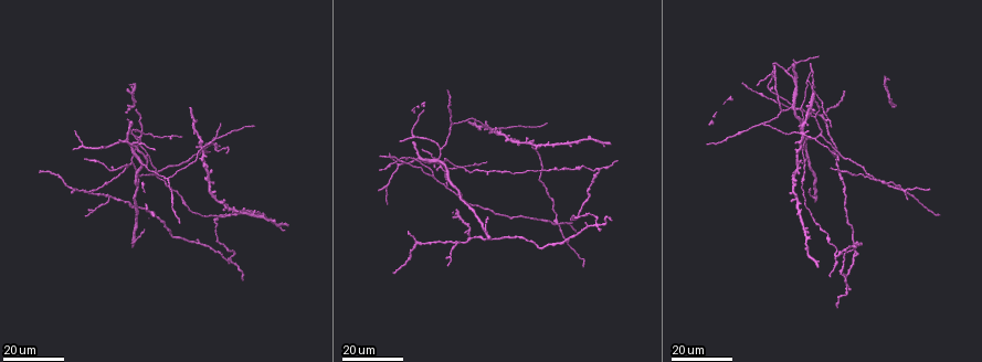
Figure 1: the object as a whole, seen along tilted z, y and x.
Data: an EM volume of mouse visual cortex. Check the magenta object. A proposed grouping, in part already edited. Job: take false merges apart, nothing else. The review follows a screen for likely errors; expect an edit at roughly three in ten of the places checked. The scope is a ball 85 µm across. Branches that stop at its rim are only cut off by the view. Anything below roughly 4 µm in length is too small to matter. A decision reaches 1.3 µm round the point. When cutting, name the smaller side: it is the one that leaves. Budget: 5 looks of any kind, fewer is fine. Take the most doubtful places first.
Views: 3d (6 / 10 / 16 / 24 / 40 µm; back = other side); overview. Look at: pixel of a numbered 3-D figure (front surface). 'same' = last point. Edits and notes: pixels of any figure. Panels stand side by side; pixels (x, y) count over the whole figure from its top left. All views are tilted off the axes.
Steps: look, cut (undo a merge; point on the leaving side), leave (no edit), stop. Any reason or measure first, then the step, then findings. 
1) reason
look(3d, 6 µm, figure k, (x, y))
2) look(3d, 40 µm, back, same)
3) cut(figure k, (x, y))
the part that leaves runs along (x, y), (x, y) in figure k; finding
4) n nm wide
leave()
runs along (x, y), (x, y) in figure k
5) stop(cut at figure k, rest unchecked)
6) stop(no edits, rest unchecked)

four or more arms meet
look(3d, 24 µm, figure 1, (558, 223))

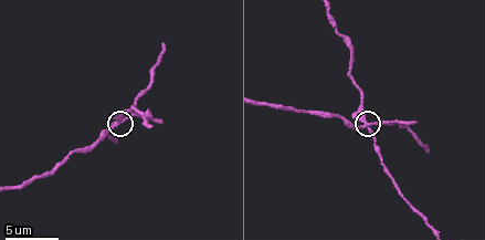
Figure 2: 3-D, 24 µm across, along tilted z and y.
look(3d, 6 µm, figure 2, (368, 125))

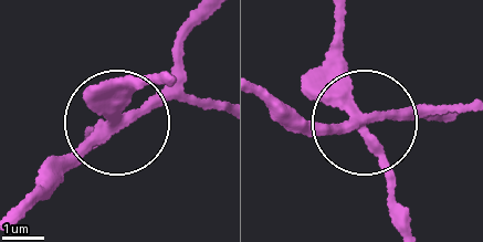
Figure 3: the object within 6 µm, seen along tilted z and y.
240 nm wide
cut(figure 3, (111, 84))
the part that leaves runs along (361, 111), (340, 60), (339, 17) in figure 3; a second cell is stuck on

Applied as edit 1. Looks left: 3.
redraw
look(overview)

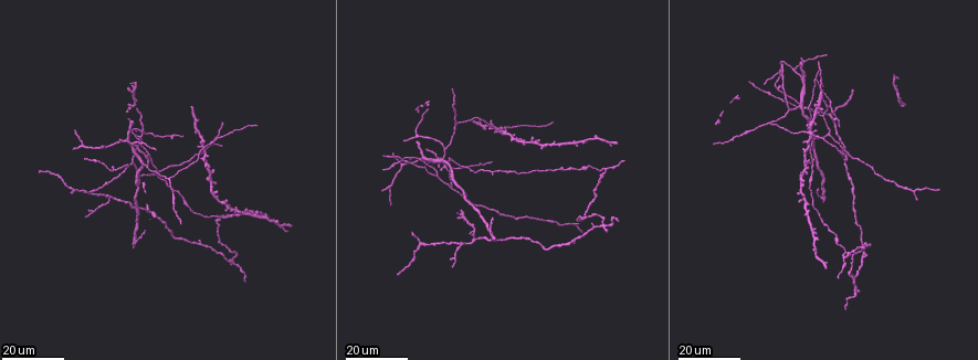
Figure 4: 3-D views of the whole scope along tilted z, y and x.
small branch off a trunk
look(3d, 16 µm, figure 4, (492, 235))

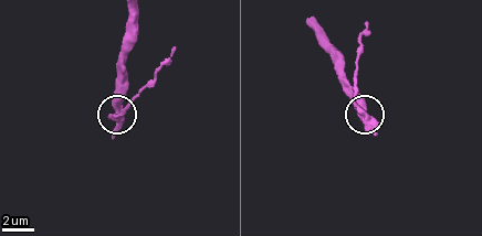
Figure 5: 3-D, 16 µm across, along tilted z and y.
look(3d, 6 µm, figure 5, (361, 112))

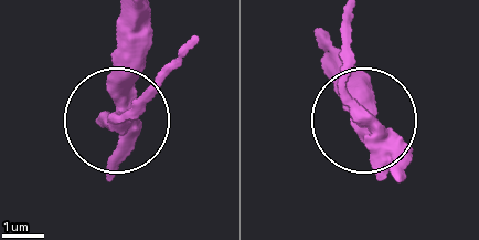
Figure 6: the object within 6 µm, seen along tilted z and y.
cut(figure 6, (117, 120))
two cells meet here

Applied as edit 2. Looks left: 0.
stop(cut at figure 3, cut at figure 6, rest unchecked)

